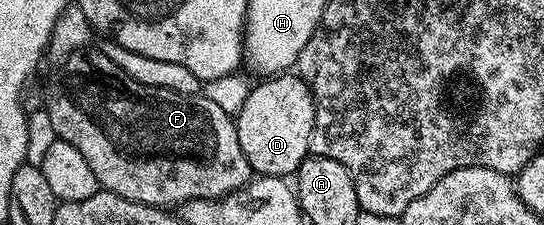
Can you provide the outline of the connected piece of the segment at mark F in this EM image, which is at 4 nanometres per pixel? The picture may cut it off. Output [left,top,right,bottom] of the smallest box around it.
[49,50,250,209]

